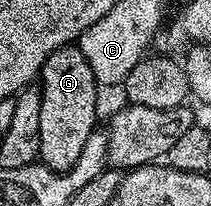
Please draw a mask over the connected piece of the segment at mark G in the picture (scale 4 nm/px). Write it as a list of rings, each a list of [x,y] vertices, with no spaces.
[[[74,44],[53,50],[45,58],[43,69],[39,71],[41,83],[41,142],[38,159],[52,172],[68,172],[81,158],[85,142],[91,132],[96,131],[95,91],[97,85],[85,54]]]

